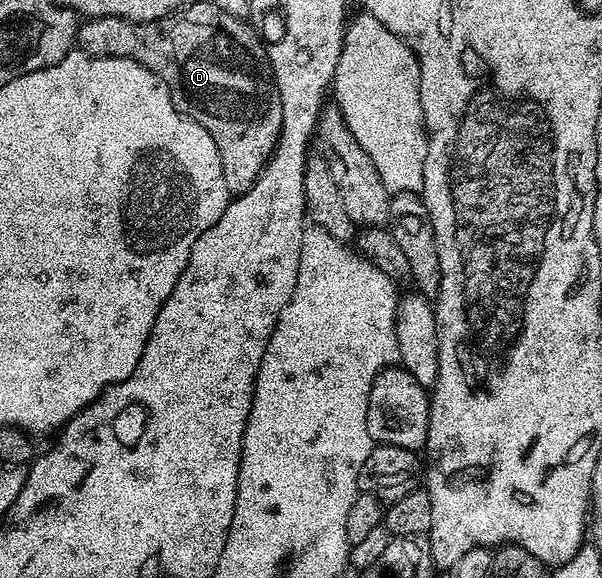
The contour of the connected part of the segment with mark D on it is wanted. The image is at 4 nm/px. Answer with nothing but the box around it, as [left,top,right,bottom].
[76,17,281,196]

